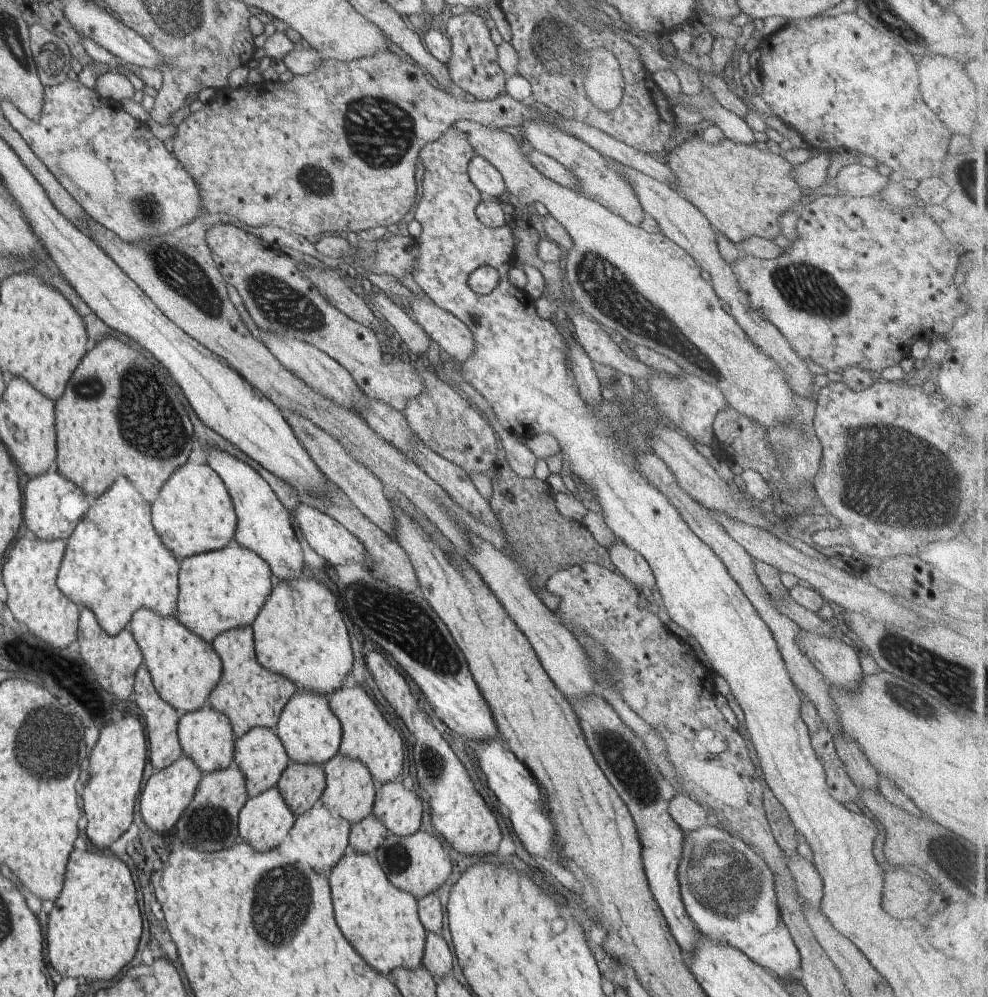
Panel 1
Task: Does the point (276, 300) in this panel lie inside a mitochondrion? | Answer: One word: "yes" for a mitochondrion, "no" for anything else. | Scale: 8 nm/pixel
yes

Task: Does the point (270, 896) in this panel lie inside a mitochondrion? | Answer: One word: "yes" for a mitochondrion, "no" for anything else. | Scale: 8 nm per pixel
yes

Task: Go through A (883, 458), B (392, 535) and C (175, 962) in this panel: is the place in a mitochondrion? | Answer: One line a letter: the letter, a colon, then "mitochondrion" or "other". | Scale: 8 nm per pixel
A: mitochondrion
B: other
C: other

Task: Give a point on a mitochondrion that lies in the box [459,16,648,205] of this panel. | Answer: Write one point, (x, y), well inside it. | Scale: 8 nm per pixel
(551, 44)

